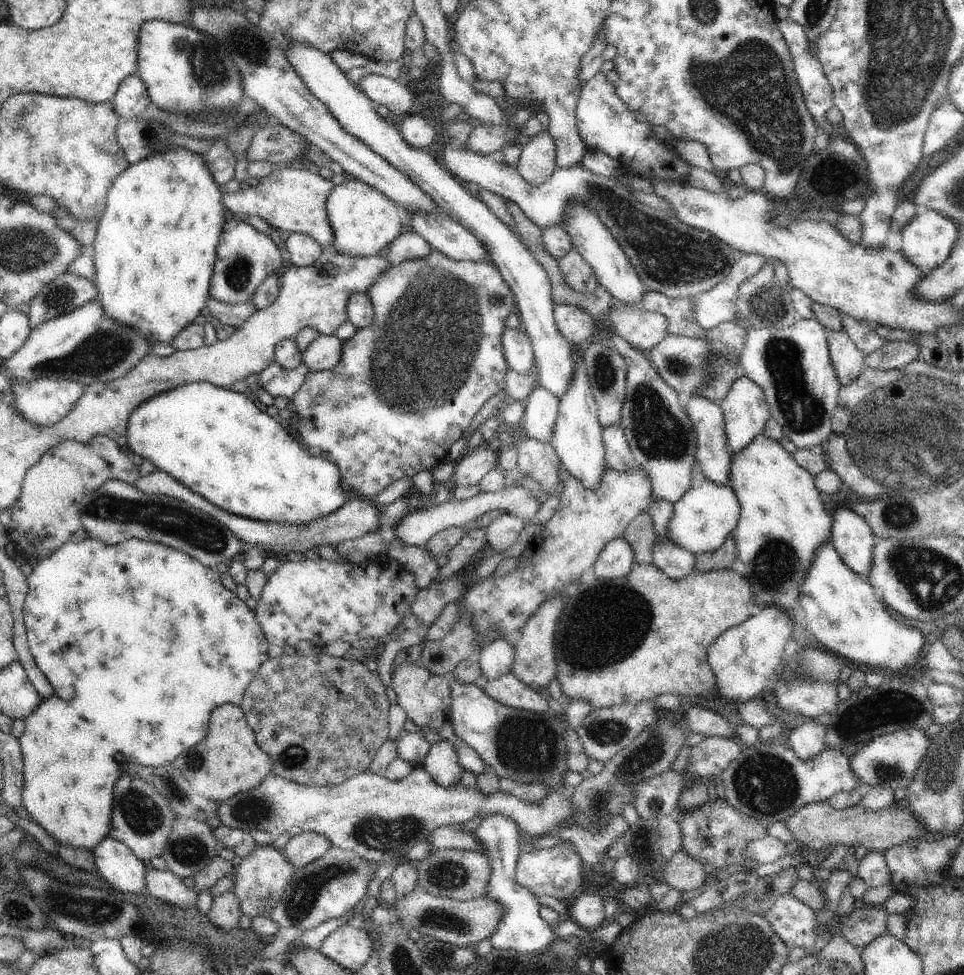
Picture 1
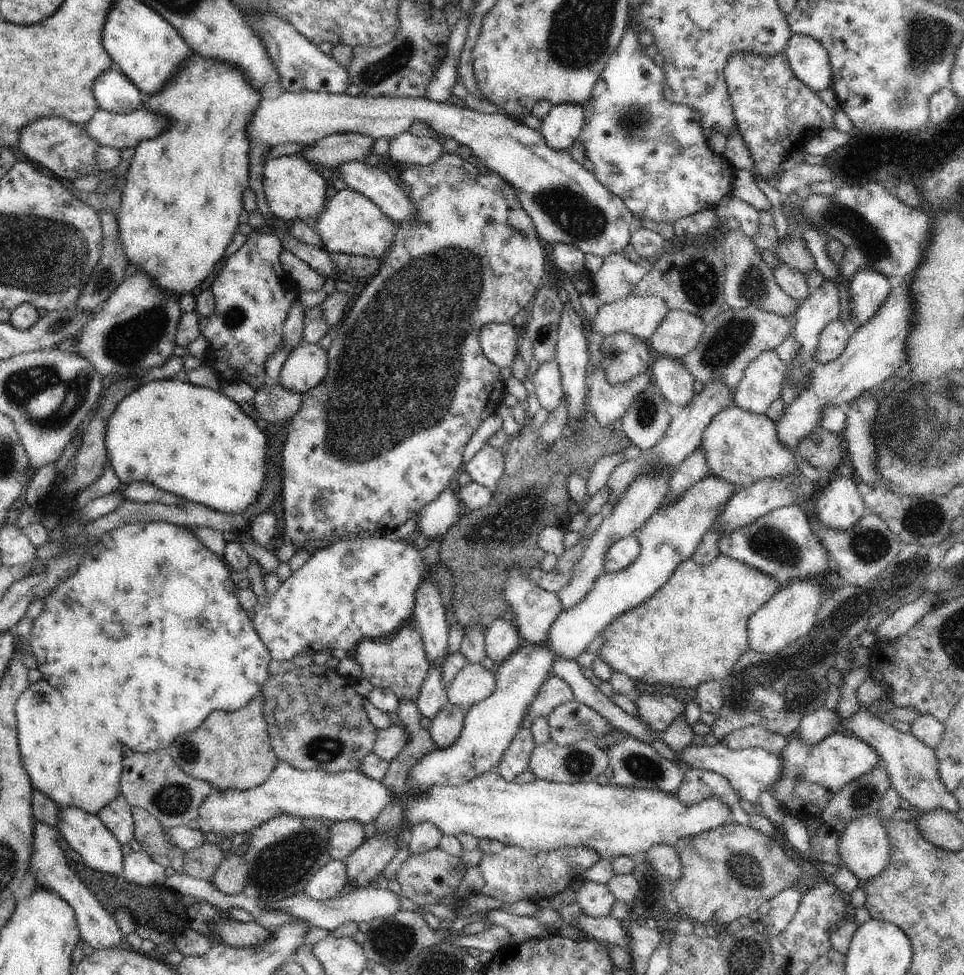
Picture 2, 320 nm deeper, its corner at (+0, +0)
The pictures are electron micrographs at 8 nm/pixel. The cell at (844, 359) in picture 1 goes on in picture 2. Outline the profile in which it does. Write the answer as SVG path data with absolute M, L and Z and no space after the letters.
M839 318L826 325L826 328L820 333L819 343L815 356L819 363L826 364L836 360L849 343L852 330L848 323Z

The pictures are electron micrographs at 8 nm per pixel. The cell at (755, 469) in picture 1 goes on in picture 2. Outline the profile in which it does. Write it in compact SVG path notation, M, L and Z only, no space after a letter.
M734 405L721 410L703 432L699 448L703 450L706 464L712 475L735 484L737 488L749 487L764 477L800 475L797 457L780 444L776 423L766 413L756 414Z

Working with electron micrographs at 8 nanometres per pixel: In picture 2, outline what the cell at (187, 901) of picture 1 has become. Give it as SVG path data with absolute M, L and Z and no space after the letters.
M129 850L123 856L122 876L129 882L135 882L142 886L156 886L156 884L164 887L167 882L165 868L157 863L146 851L135 852Z

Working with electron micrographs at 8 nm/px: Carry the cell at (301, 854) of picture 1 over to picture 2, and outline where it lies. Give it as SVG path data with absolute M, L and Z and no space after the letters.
M356 819L334 822L330 834L331 860L345 861L365 840L364 825Z

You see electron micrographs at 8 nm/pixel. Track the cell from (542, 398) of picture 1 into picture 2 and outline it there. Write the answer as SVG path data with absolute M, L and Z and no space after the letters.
M554 358L542 363L533 374L532 382L541 407L545 408L549 414L556 410L565 396L557 360Z

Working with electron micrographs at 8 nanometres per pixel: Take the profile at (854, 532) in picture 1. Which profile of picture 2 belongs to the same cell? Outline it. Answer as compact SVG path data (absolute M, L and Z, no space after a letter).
M851 475L841 476L832 480L826 487L822 488L815 506L818 518L826 527L836 529L849 529L853 527L858 519L867 514L867 506L865 505L865 497L860 495L858 484Z

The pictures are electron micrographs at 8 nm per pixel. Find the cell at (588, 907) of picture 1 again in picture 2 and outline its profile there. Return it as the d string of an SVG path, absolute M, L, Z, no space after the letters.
M588 881L577 892L577 903L584 915L595 919L606 918L614 904L615 896L610 892L607 884Z

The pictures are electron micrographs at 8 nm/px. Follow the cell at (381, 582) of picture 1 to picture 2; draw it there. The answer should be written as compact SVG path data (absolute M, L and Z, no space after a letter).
M383 534L370 538L344 538L322 546L297 571L292 571L266 606L252 616L254 628L274 660L292 660L296 654L306 652L314 656L322 650L354 650L364 639L382 640L394 628L399 630L412 621L415 592L423 579L424 559L414 548L412 539L407 543L385 538Z

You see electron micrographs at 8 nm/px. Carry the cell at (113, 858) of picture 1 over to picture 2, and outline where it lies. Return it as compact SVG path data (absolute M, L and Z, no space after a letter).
M60 807L57 817L57 829L63 843L78 852L87 866L100 872L106 872L106 874L114 874L116 877L122 876L125 852L118 839L102 824L97 815L78 807Z

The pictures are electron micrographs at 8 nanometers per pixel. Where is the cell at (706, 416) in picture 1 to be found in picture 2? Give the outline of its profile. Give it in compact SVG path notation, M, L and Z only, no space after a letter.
M660 355L651 363L649 372L652 382L670 403L686 406L693 399L695 378L680 360Z

